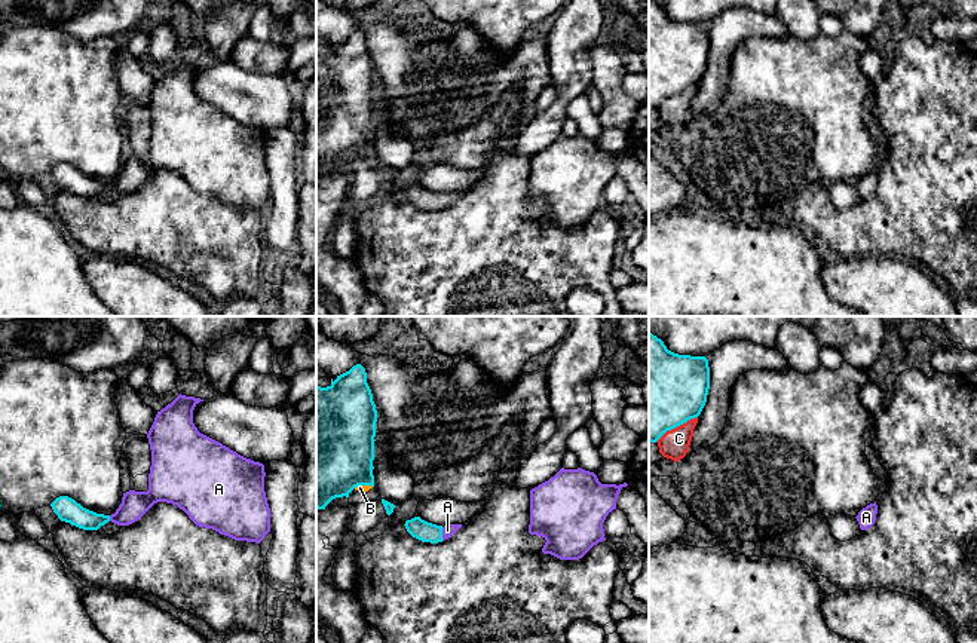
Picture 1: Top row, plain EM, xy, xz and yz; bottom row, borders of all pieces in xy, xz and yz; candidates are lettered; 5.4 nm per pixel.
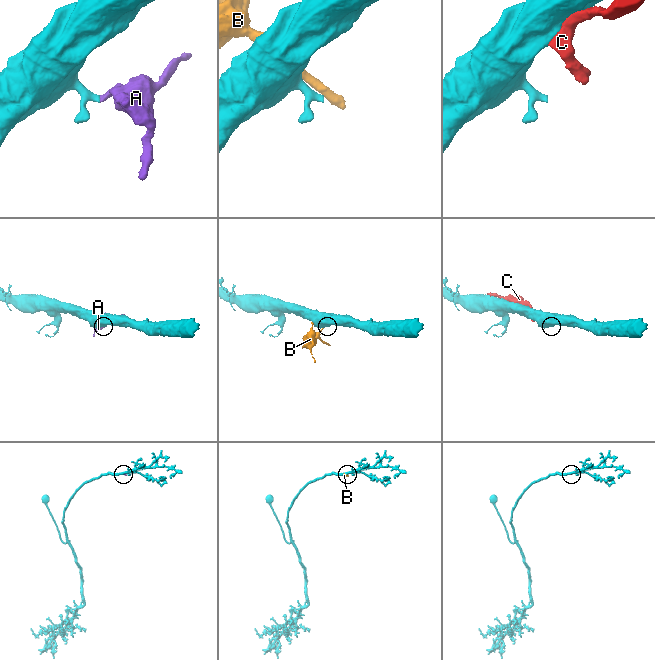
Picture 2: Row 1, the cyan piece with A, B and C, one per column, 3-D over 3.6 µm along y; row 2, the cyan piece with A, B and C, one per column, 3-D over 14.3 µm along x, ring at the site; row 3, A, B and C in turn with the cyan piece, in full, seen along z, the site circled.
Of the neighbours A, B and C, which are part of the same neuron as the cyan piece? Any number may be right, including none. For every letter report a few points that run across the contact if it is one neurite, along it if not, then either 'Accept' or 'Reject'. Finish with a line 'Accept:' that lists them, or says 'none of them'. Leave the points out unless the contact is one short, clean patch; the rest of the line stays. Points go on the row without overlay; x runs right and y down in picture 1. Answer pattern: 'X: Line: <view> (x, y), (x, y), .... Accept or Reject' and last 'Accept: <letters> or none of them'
A: Accept
B: Line: xz (371, 153), (354, 155). Reject
C: Reject
Accept: A

